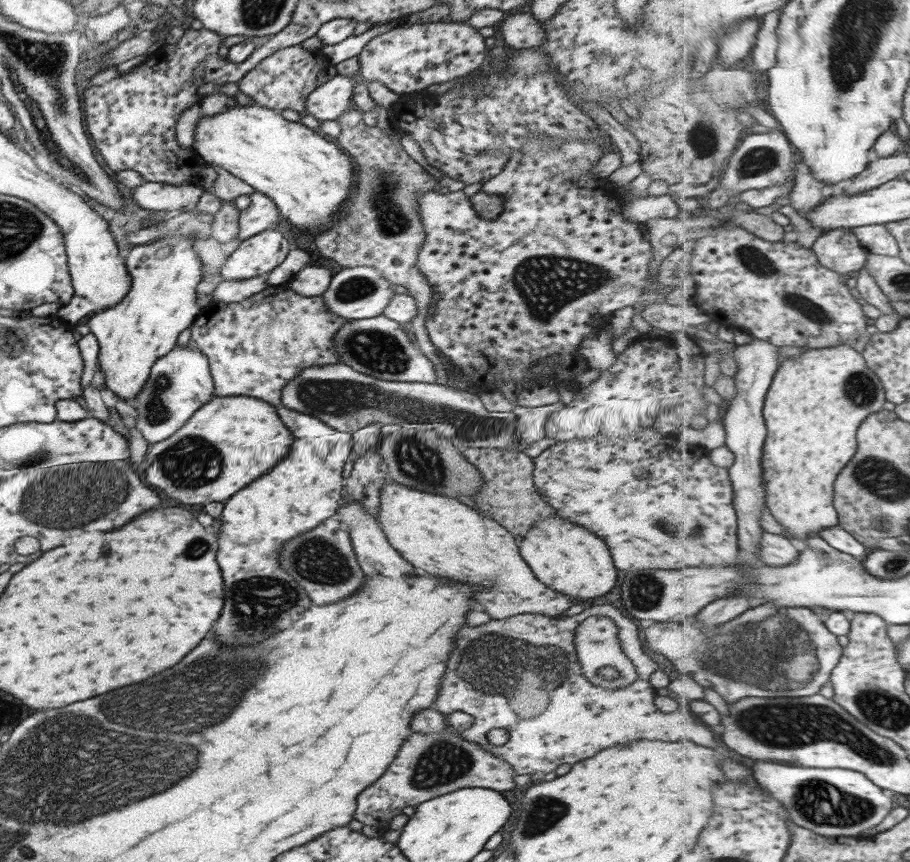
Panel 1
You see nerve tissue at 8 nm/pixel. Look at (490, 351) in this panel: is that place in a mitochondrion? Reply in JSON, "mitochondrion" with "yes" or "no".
{"mitochondrion":"no"}

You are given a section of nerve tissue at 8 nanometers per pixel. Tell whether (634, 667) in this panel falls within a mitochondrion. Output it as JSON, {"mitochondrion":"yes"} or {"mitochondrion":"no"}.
{"mitochondrion":"no"}

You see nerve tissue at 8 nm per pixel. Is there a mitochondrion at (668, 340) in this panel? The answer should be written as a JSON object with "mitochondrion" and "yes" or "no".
{"mitochondrion":"no"}

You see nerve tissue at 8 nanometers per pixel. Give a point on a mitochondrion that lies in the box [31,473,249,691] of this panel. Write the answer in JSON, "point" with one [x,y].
{"point":[193,551]}

